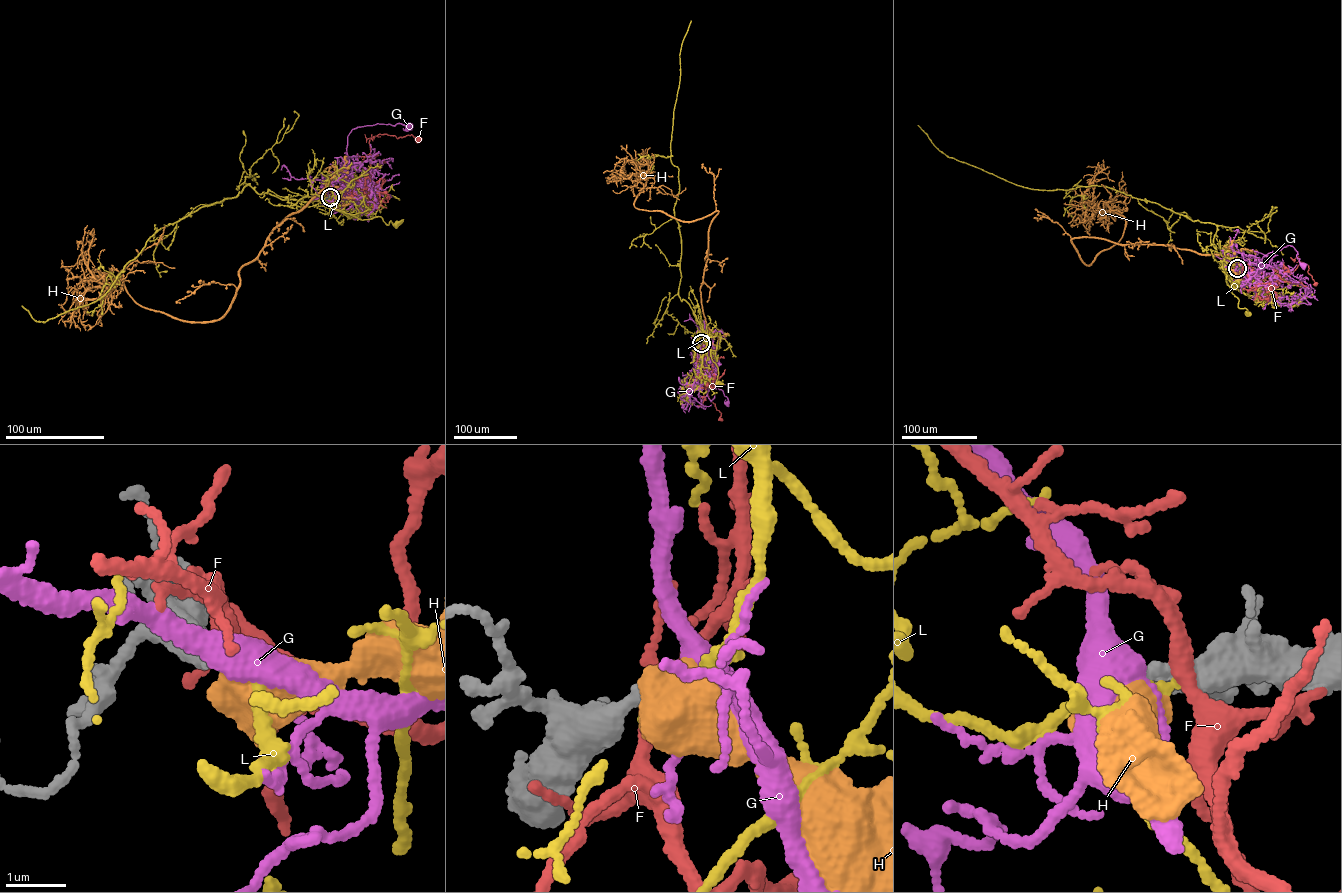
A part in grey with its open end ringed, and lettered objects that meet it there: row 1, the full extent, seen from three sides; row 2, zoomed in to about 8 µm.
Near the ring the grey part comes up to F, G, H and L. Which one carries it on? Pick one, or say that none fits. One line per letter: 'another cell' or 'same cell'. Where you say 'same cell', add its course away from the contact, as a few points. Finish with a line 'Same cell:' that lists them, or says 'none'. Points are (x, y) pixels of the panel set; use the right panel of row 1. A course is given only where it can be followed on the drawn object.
F: another cell
G: same cell; it runs (1237, 268), (1251, 278), (1262, 268), (1263, 256), (1289, 245), (1297, 252), (1303, 265)
H: another cell
L: another cell
Same cell: G

